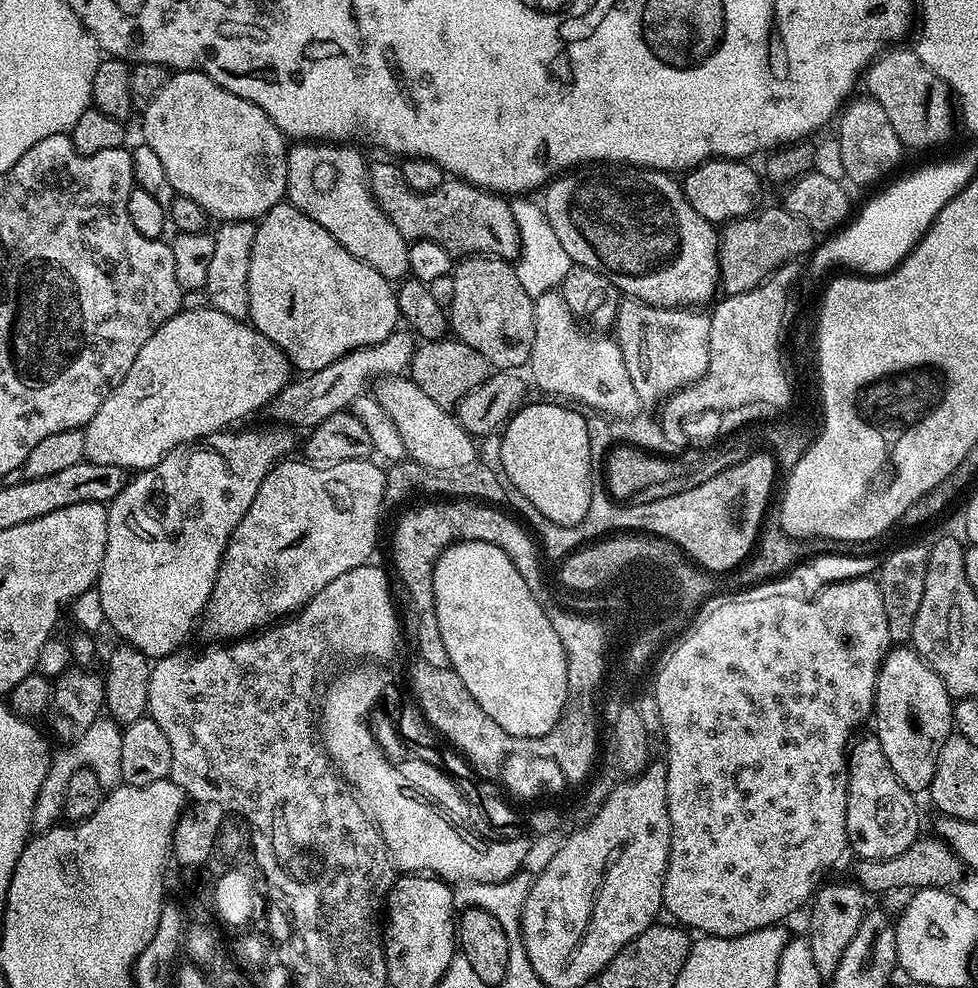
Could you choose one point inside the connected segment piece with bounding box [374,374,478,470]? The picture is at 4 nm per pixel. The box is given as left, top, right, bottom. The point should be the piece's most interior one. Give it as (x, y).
(433, 436)

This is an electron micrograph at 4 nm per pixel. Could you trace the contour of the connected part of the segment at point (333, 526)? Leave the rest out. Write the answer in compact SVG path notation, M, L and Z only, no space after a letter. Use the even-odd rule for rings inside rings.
M285 458L277 463L275 468L262 478L262 486L258 486L258 494L254 494L254 502L250 502L250 510L242 514L242 520L234 530L232 537L228 540L226 550L220 559L218 574L214 582L214 588L208 598L207 607L202 613L202 626L204 622L204 632L208 636L213 636L216 642L231 642L246 636L251 636L254 632L259 632L271 625L279 622L304 608L318 594L318 590L326 590L334 578L346 574L346 570L354 570L354 566L362 566L373 559L372 551L376 548L376 535L380 532L380 507L385 507L384 499L384 478L385 469L372 464L371 459L351 460L350 462L338 462L337 464L325 463L321 466L316 462L309 462L307 459L292 460Z

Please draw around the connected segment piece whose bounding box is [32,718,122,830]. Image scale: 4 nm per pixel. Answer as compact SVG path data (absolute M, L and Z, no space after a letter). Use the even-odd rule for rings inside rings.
M101 718L82 734L82 738L75 744L65 747L65 752L56 752L52 758L52 765L46 774L46 782L42 782L38 798L34 802L32 827L36 830L47 830L61 819L64 810L64 795L66 782L70 782L70 774L79 768L89 768L98 774L98 782L106 790L119 788L122 783L122 728L111 718Z

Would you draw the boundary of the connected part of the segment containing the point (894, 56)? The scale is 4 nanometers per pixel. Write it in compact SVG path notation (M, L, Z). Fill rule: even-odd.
M889 46L880 55L874 57L868 65L863 77L862 84L868 87L867 95L874 102L886 110L894 131L898 134L905 149L912 148L936 148L944 144L952 136L952 116L954 120L954 97L948 90L948 85L943 84L934 73L925 66L918 58L918 54L911 47Z

